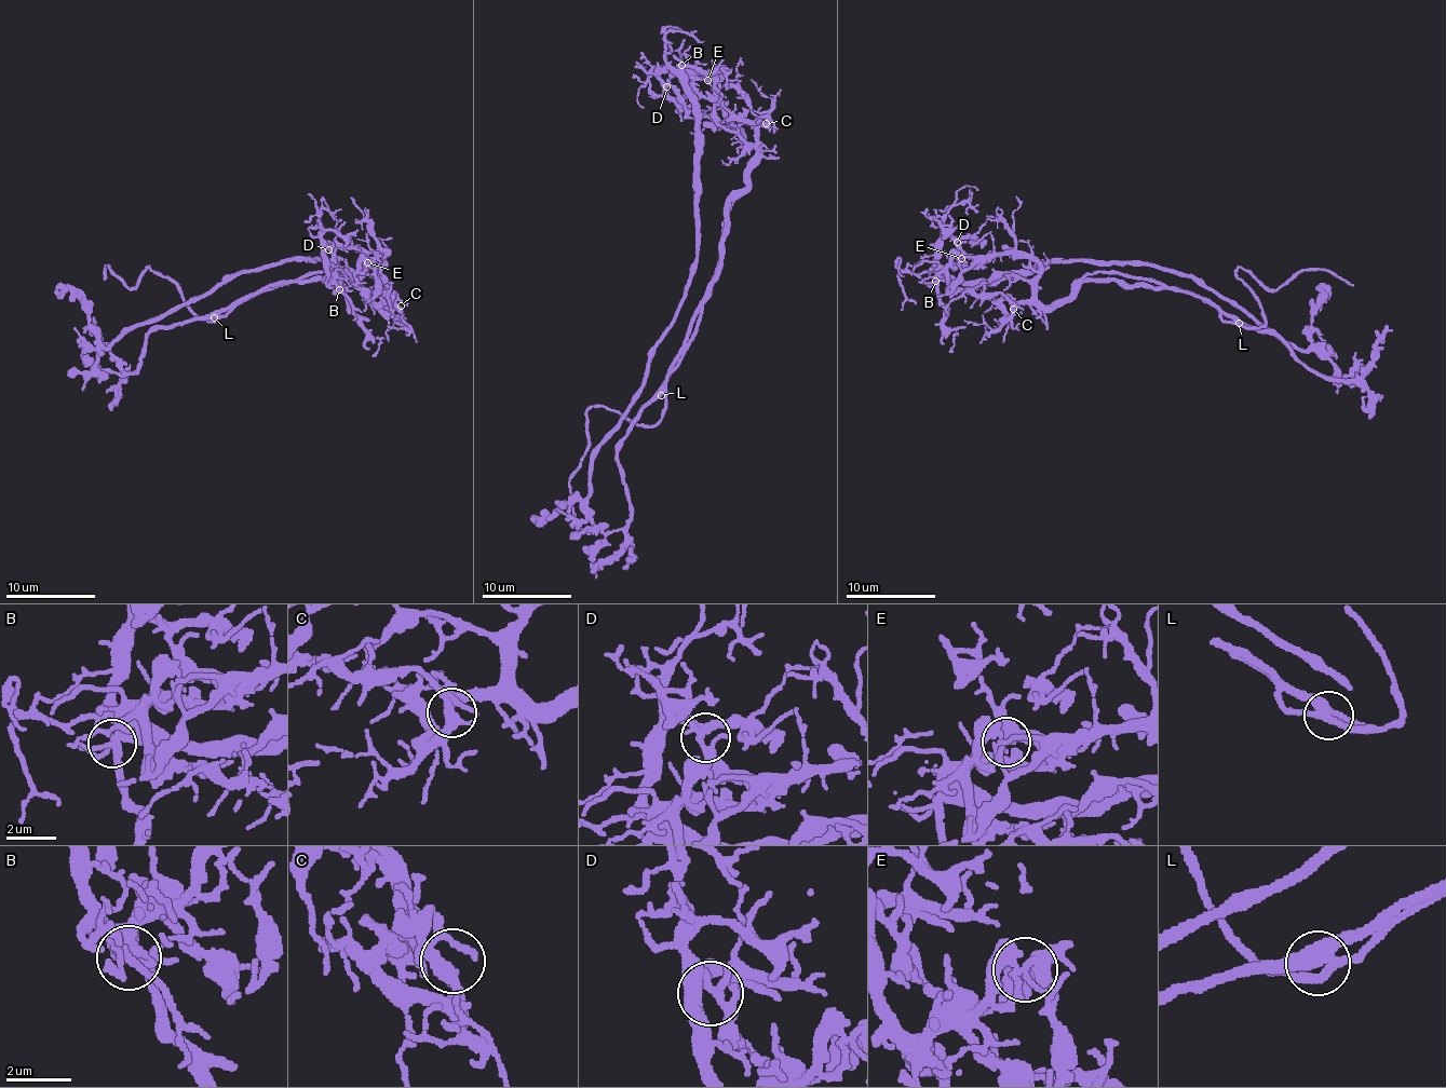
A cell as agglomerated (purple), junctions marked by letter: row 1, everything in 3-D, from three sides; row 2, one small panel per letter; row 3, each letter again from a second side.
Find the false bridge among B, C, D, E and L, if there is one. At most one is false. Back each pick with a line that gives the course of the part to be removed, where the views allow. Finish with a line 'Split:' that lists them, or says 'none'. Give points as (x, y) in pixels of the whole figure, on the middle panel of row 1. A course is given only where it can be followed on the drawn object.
E: course (707, 80), (681, 73), (698, 161), (694, 272), (678, 314), (598, 449), (590, 494), (531, 518)
Split: E

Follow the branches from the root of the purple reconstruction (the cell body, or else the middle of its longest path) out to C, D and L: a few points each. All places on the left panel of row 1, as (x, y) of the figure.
C: (319, 277), (325, 280), (332, 275), (349, 279), (368, 293), (372, 300), (378, 303), (383, 299), (401, 306)
D: (319, 277), (349, 279), (378, 303), (395, 299), (335, 280), (328, 249)
L: (319, 277), (293, 280), (261, 290), (214, 317)

